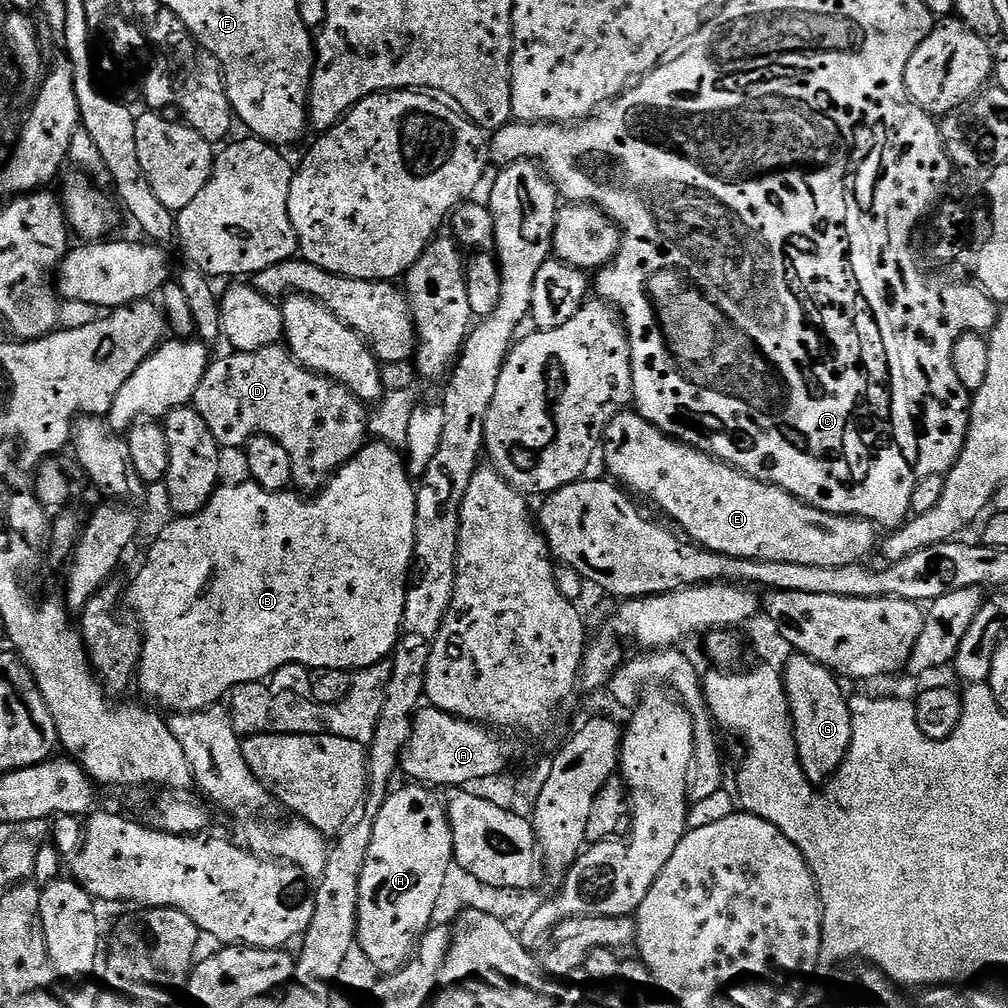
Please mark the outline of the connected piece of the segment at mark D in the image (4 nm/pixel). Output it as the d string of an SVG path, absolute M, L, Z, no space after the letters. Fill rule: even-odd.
M280 344L253 352L233 351L231 355L225 360L213 359L209 363L194 397L196 411L202 414L206 426L210 426L210 434L214 434L216 441L225 449L243 449L253 436L274 438L286 446L286 454L290 454L295 483L300 483L301 489L311 490L323 489L341 466L351 462L364 449L369 439L370 412L365 401L358 399L346 385L303 368L287 347Z

